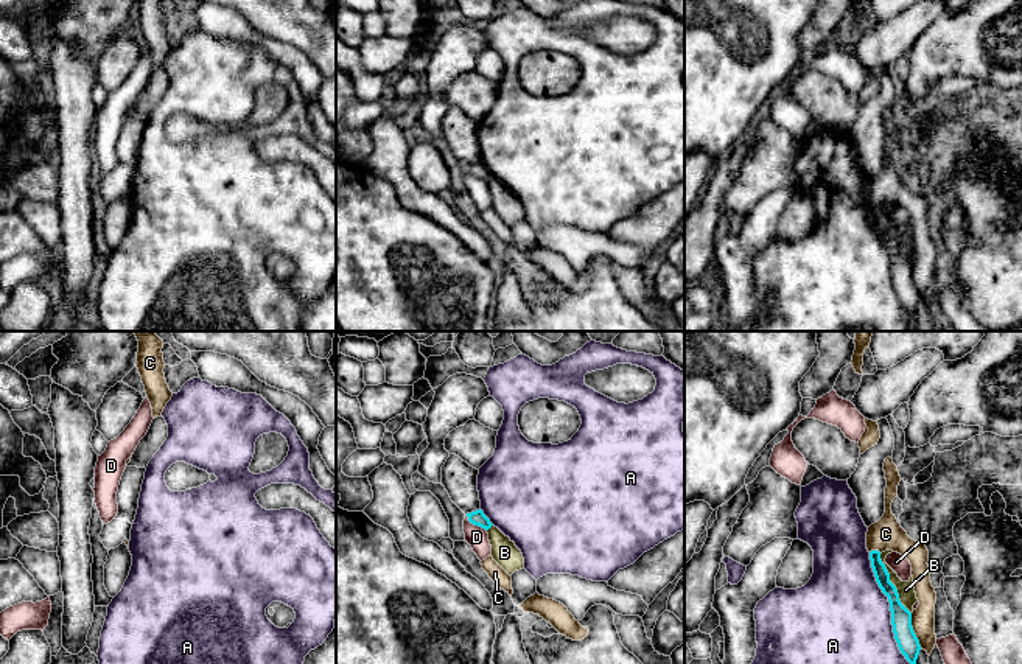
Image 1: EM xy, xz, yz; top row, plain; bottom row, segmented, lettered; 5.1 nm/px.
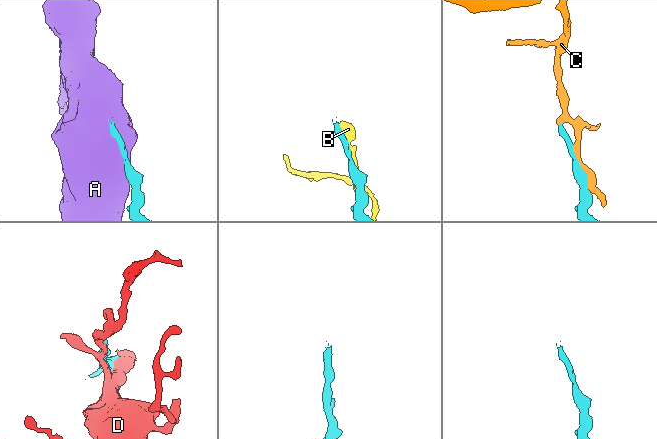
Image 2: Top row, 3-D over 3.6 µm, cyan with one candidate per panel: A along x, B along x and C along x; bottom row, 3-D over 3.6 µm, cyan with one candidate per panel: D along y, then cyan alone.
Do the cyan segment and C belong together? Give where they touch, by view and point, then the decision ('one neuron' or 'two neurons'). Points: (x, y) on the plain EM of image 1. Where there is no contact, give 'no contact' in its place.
yz (912, 282) | one neuron

